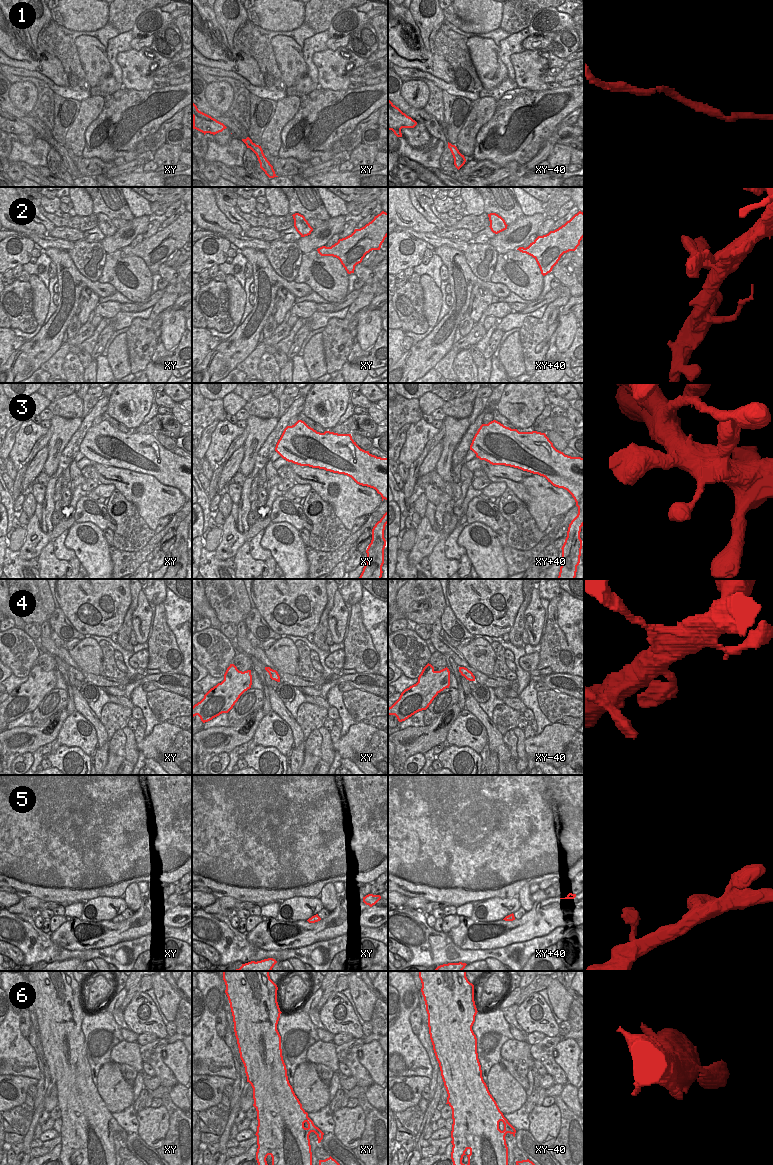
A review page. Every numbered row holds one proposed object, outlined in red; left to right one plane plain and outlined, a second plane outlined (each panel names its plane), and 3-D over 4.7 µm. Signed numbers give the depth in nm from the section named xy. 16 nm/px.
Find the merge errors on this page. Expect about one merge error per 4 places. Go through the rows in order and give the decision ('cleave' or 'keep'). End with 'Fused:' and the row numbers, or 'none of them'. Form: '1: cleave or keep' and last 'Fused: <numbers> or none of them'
1: keep
2: keep
3: keep
4: keep
5: keep
6: keep
Fused: none of them

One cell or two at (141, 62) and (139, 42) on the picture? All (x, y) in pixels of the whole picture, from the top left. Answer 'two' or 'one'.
two

